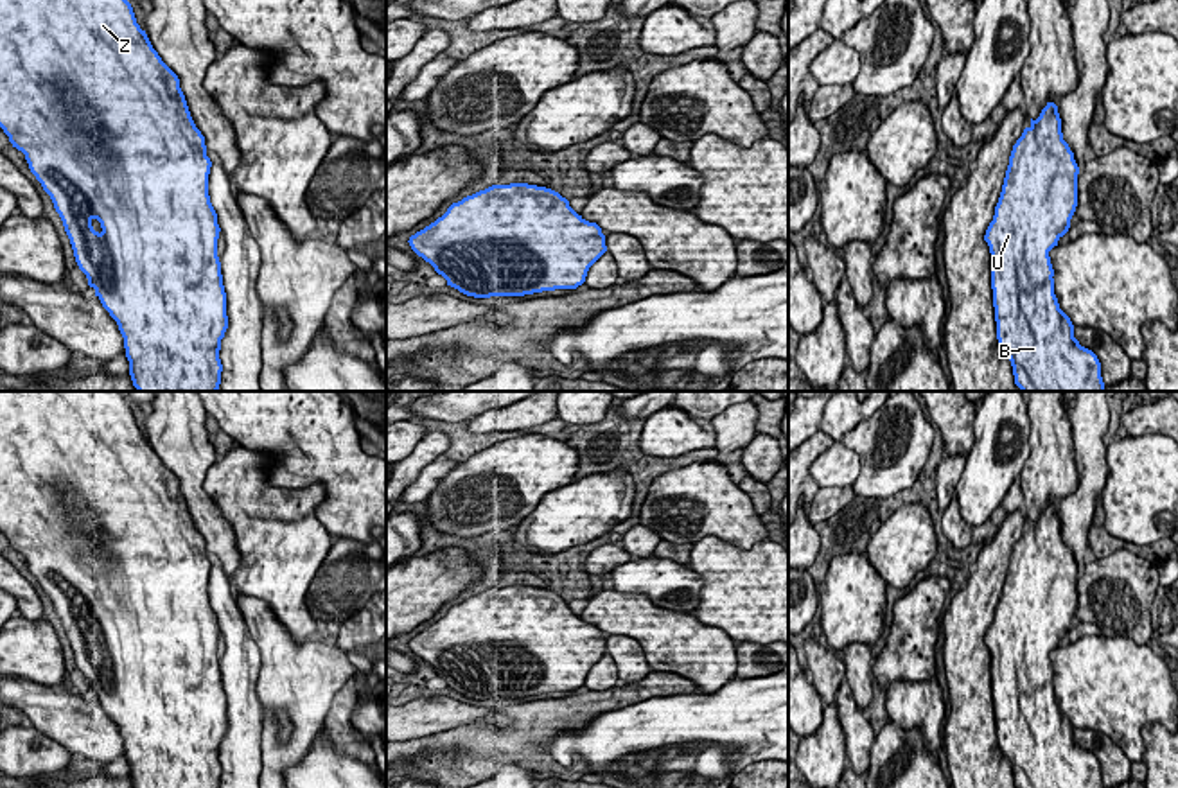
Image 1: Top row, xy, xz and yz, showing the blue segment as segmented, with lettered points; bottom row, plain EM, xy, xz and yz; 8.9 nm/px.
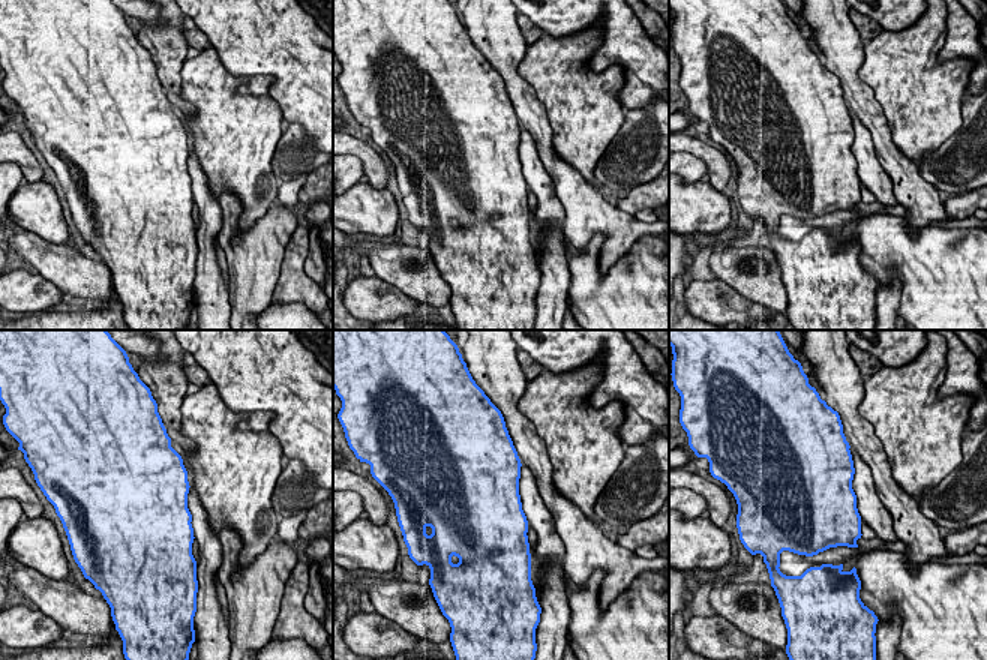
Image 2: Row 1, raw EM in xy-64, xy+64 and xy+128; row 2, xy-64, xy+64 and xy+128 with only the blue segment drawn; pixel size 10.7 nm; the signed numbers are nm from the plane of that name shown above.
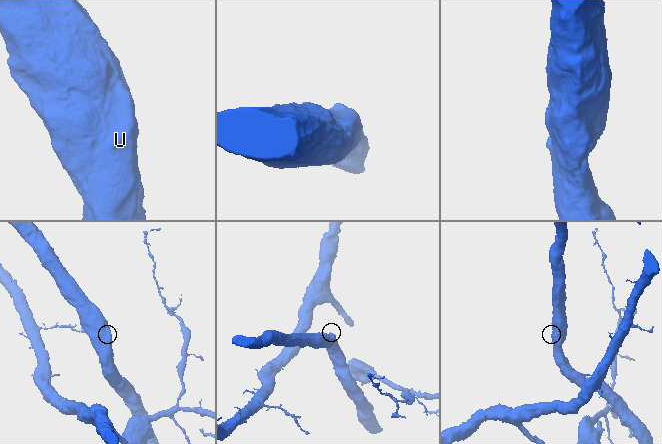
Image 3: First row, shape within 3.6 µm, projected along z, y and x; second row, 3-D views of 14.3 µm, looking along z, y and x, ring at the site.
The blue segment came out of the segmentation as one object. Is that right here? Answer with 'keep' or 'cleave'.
keep

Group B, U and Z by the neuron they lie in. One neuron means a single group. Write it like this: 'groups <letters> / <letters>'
groups B U Z

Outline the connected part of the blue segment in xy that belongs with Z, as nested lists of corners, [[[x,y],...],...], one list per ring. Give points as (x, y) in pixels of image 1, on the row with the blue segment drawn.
[[[0,0],[0,127],[25,154],[31,172],[50,196],[70,239],[75,262],[124,337],[129,375],[138,391],[217,391],[221,339],[228,328],[226,293],[217,257],[219,224],[208,196],[212,162],[196,127],[178,75],[162,61],[127,0]]]

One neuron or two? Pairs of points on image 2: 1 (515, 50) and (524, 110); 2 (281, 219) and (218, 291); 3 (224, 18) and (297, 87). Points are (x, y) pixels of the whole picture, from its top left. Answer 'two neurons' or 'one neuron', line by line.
1: one neuron
2: two neurons
3: one neuron

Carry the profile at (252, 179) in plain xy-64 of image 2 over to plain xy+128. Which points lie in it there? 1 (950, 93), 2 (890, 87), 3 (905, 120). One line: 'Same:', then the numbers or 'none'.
Same: 1, 2, 3

